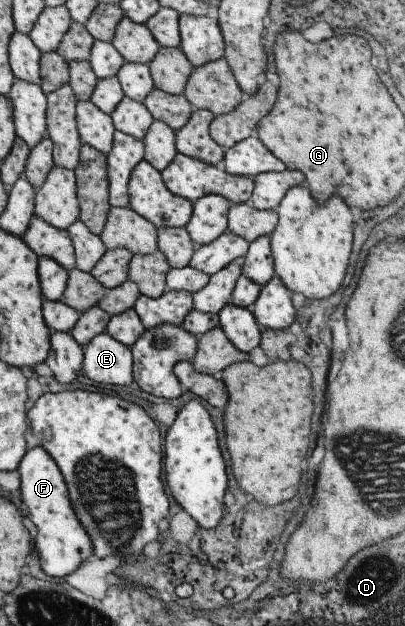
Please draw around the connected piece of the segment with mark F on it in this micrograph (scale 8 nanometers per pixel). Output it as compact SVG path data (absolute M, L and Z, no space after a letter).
M42 447L29 449L19 463L21 497L34 523L35 549L42 569L52 577L73 574L93 553L93 543L86 528L78 519L62 472L52 456Z

